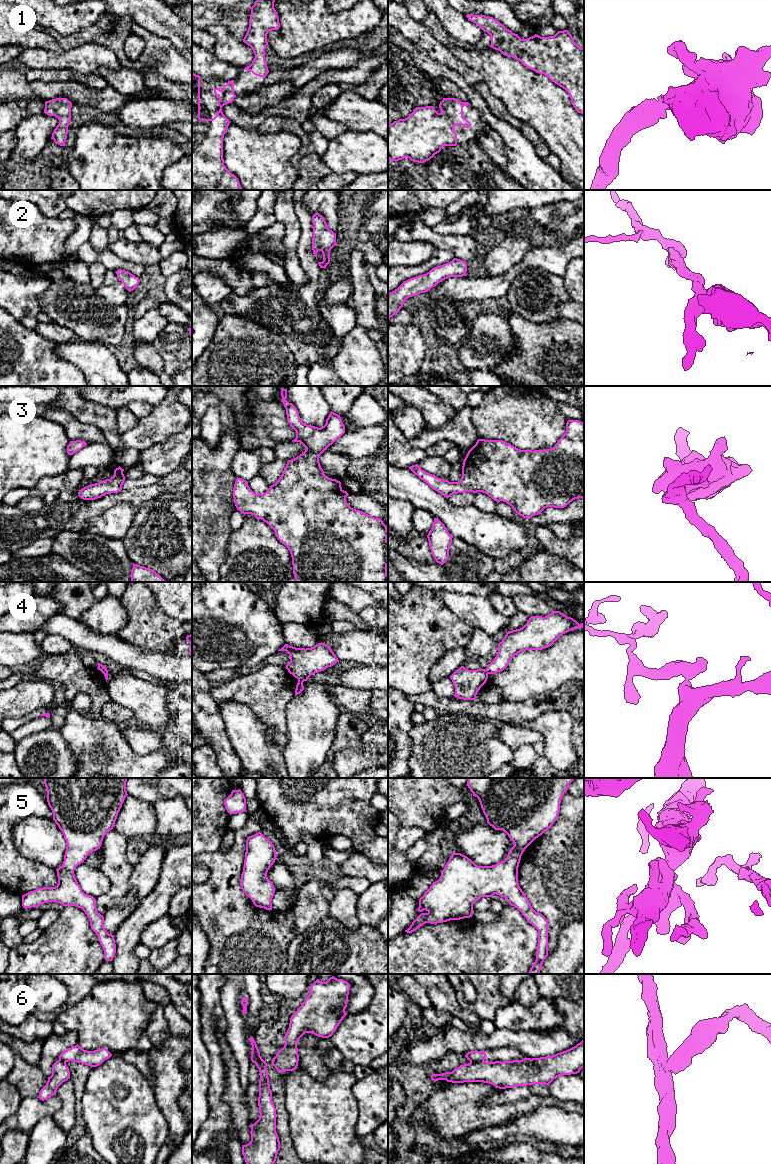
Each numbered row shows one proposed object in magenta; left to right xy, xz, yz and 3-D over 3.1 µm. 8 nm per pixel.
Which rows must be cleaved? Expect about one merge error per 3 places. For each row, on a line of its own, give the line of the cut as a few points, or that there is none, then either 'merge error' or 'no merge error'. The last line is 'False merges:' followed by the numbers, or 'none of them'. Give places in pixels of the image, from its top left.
1: no cut | no merge error
2: no cut | no merge error
3: no cut | no merge error
4: xz (298, 679), (302, 682) | merge error
5: no cut | no merge error
6: yz (483, 1060), (470, 1062) | merge error
False merges: 4, 6

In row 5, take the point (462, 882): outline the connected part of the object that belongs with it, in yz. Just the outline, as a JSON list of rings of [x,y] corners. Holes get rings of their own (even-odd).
[[[468,778],[467,786],[477,797],[487,823],[495,830],[503,830],[514,846],[507,857],[492,866],[478,866],[461,853],[453,852],[440,878],[419,899],[421,913],[405,930],[412,933],[426,923],[437,924],[450,920],[470,918],[473,904],[481,897],[494,894],[504,897],[511,906],[517,908],[526,920],[538,930],[536,960],[528,974],[540,974],[543,962],[548,956],[548,921],[536,912],[518,883],[518,867],[525,849],[557,820],[562,796],[575,778]]]

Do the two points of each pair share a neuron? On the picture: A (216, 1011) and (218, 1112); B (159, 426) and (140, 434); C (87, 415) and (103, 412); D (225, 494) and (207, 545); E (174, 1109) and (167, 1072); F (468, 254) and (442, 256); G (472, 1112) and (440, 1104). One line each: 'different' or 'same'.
A: same
B: same
C: same
D: same
E: same
F: different
G: same

